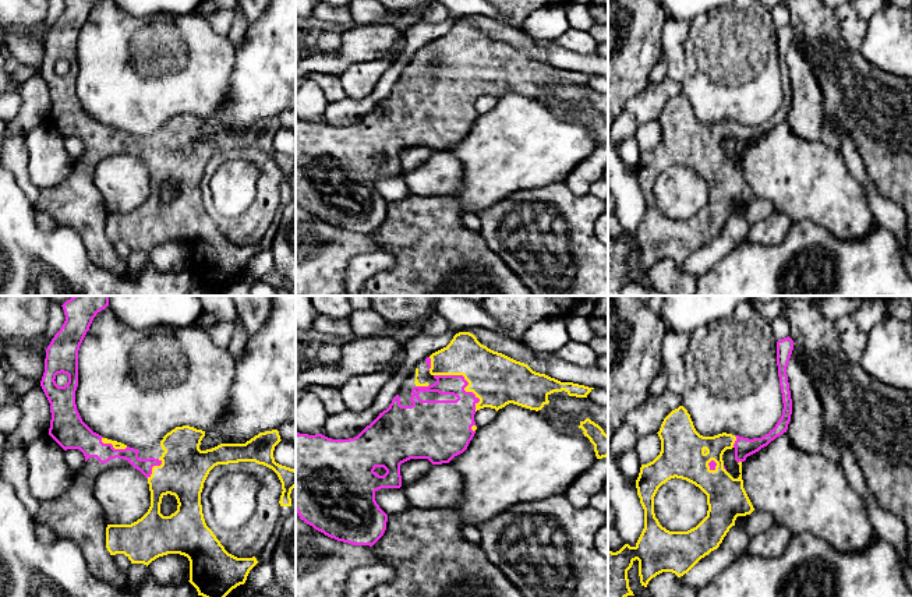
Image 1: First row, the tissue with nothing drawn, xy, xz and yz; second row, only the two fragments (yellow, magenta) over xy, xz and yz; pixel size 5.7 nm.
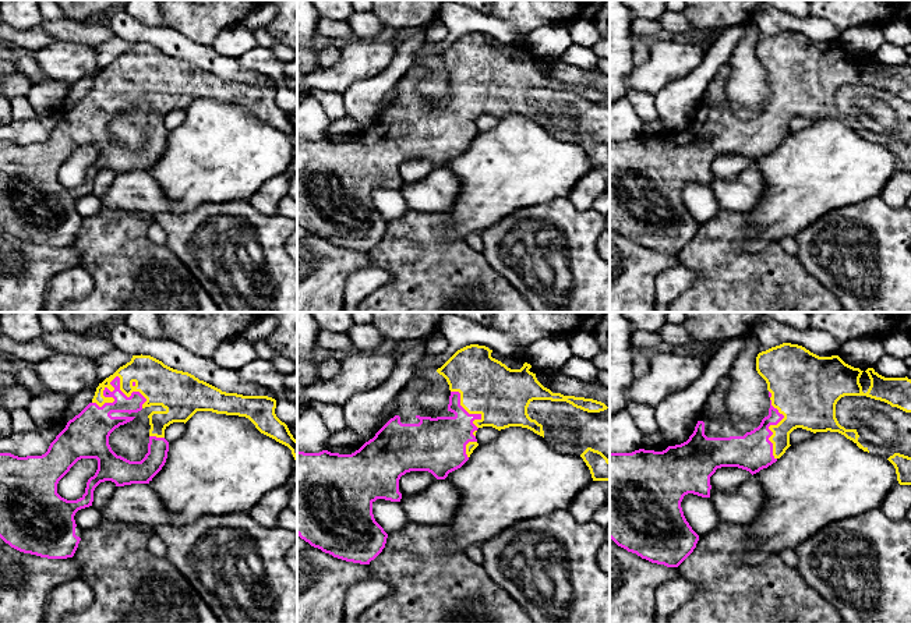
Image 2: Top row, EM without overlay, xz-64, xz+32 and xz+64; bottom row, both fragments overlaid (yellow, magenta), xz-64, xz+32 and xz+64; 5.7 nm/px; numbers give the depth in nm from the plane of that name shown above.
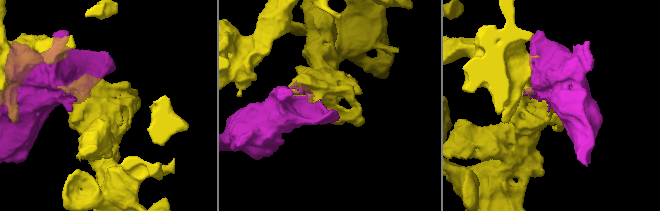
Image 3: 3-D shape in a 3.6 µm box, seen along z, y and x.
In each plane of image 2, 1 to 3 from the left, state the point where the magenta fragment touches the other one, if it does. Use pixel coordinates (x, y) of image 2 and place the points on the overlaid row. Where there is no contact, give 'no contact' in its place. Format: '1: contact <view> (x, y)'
1: contact xz-64 (112, 386)
2: contact xz+32 (473, 413)
3: contact xz+64 (773, 425)

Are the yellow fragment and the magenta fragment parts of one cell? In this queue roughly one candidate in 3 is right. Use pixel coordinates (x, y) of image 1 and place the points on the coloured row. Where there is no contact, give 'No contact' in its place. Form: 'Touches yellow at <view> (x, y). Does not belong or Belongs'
Touches yellow at xz (466, 380). Belongs

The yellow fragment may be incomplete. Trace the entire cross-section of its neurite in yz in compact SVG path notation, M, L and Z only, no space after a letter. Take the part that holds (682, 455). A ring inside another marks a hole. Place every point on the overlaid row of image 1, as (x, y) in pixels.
M788 336L777 342L777 365L780 386L782 393L782 416L775 427L761 438L743 438L732 434L718 434L714 437L700 435L683 406L672 410L662 421L657 432L661 439L661 452L650 463L641 464L636 480L637 495L644 509L644 529L634 547L625 544L619 551L608 551L608 597L634 596L629 587L628 570L633 562L639 561L639 576L641 586L662 572L672 572L678 577L687 573L701 558L717 550L738 516L750 515L754 508L743 488L742 463L747 456L767 446L777 437L788 430L792 414L792 399L786 367L793 350L793 340ZM727 449L735 449L735 460L739 464L739 477L734 478L725 469L722 455ZM671 478L686 480L699 487L707 495L707 516L687 531L669 531L662 527L654 513L654 497L658 488Z

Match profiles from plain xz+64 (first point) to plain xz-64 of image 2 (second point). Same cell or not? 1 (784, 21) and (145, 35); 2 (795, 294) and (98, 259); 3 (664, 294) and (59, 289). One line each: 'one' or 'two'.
1: two
2: one
3: one

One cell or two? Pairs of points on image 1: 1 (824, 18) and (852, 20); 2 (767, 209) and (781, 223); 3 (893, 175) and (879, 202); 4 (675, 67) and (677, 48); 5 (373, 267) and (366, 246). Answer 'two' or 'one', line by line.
1: two
2: two
3: two
4: one
5: two

